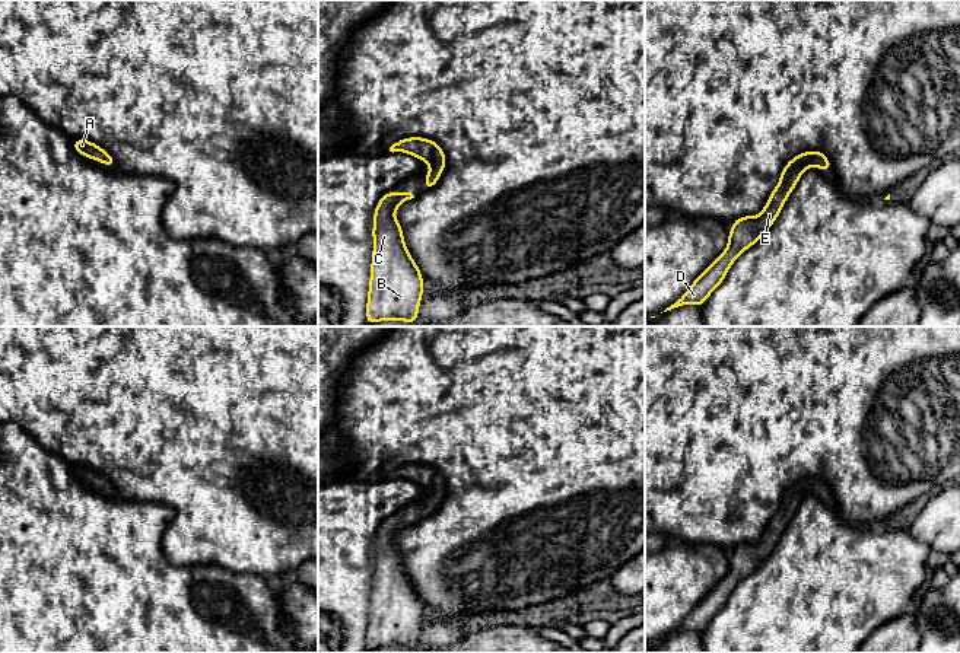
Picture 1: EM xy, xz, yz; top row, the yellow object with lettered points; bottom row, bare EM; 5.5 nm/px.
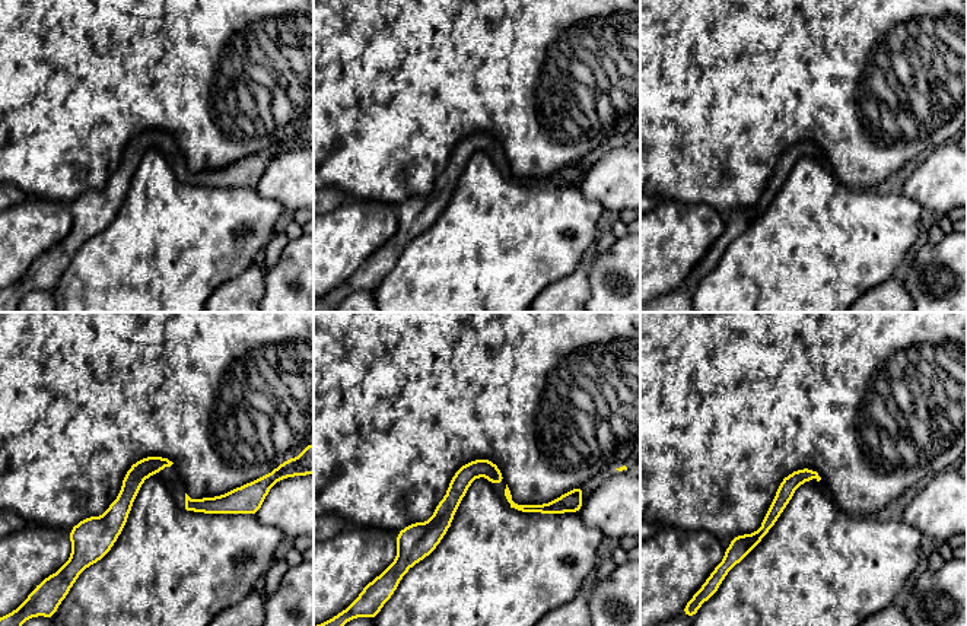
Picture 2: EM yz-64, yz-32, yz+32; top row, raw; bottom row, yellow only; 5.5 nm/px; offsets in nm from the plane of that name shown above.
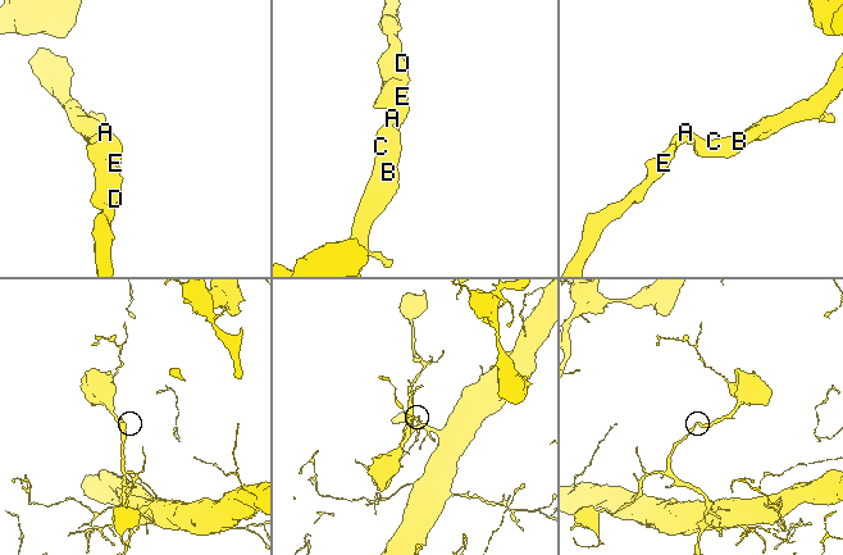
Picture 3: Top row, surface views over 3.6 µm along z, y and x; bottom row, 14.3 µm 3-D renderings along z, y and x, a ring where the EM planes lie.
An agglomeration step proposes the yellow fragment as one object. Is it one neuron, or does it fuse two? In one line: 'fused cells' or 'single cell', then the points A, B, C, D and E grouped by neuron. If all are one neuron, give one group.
single cell; A B C D E

